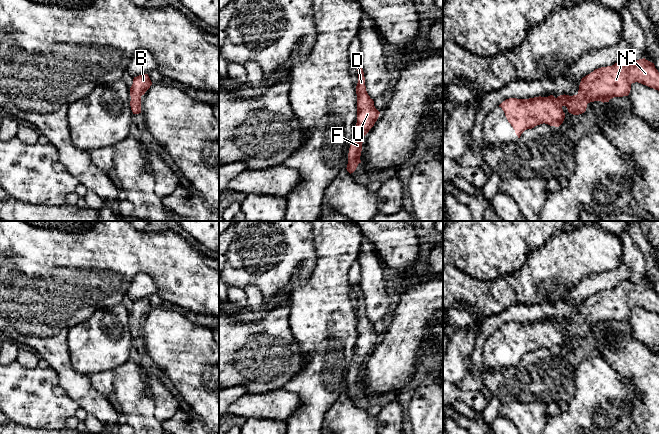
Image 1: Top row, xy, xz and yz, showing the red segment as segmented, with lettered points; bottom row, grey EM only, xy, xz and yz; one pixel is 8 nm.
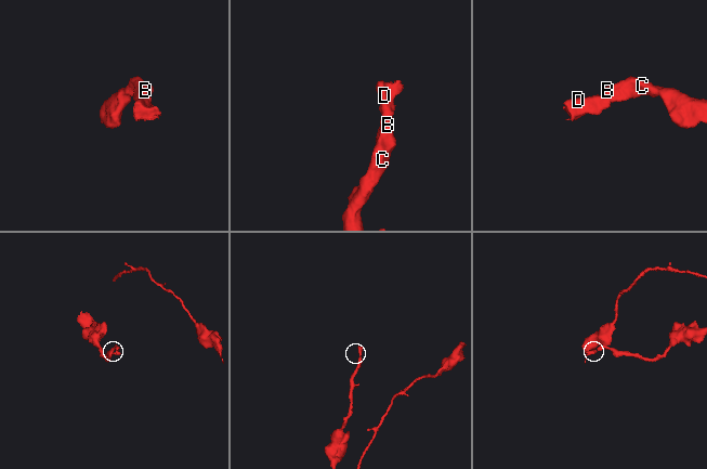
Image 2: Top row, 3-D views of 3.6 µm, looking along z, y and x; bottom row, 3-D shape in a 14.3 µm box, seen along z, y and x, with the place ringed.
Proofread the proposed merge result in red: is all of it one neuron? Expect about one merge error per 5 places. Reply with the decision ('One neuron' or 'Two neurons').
One neuron

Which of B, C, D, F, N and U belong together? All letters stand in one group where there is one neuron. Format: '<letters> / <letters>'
B C D F N U

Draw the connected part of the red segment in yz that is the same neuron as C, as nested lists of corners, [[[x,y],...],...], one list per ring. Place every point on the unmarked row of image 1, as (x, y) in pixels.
[[[623,281],[614,289],[595,293],[583,301],[577,319],[509,322],[499,331],[520,362],[525,354],[543,347],[559,351],[565,342],[563,330],[567,331],[569,337],[579,339],[586,335],[590,326],[604,327],[614,321],[628,320],[631,308],[635,306],[659,315],[659,296],[654,287],[645,282],[636,284]]]

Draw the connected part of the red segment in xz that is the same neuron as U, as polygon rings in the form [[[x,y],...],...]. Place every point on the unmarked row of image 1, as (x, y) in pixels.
[[[356,288],[358,295],[357,318],[357,347],[354,353],[355,361],[350,369],[348,377],[347,395],[353,397],[358,388],[361,387],[363,361],[369,356],[377,345],[380,336],[375,332],[373,323],[366,315],[365,301],[362,290]]]

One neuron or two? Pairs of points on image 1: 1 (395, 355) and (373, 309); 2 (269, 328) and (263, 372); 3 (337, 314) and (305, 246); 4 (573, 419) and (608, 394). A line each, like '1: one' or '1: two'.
1: two
2: one
3: two
4: one

